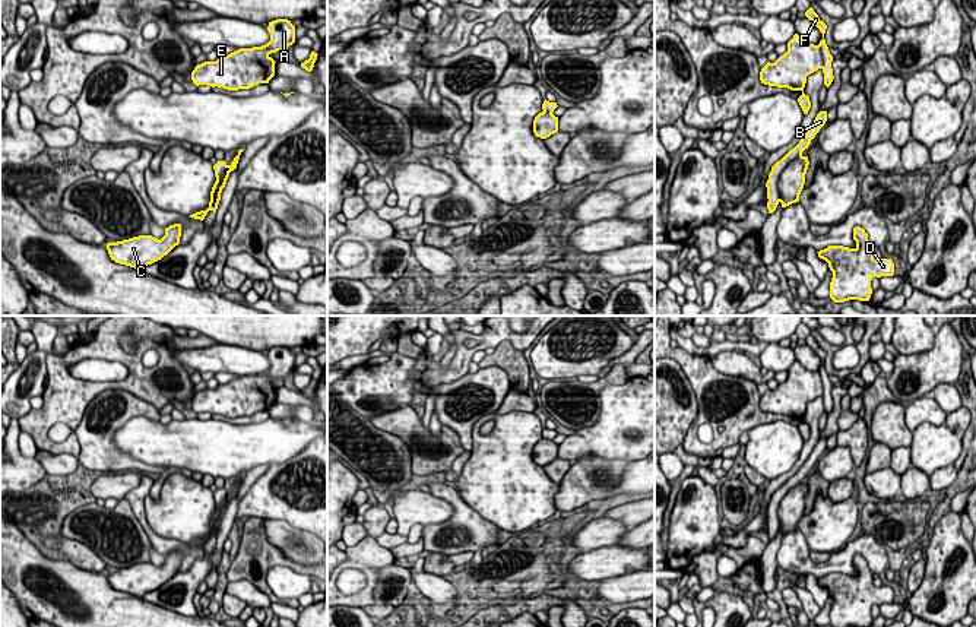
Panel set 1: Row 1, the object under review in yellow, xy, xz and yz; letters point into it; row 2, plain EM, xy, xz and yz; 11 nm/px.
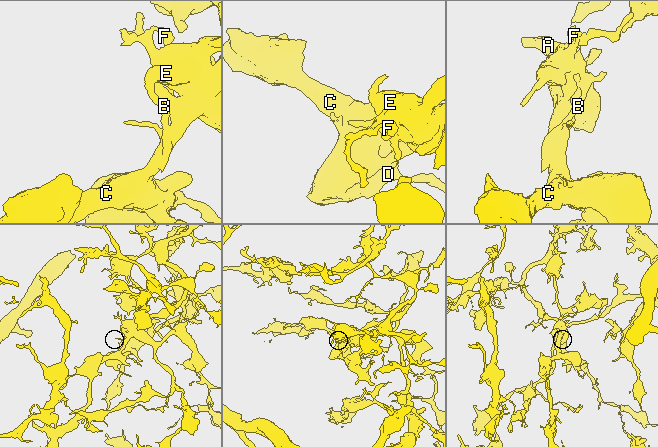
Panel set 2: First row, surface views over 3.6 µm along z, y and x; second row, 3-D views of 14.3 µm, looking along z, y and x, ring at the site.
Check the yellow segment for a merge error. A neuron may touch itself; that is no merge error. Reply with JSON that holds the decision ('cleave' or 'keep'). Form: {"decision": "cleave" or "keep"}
{"decision": "cleave"}

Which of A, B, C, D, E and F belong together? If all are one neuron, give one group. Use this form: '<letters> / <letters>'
A B E F / C D

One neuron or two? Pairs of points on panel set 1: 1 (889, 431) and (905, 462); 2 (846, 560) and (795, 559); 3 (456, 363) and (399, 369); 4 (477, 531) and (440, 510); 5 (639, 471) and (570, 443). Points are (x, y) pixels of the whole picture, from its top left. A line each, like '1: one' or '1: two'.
1: two
2: one
3: two
4: two
5: two

